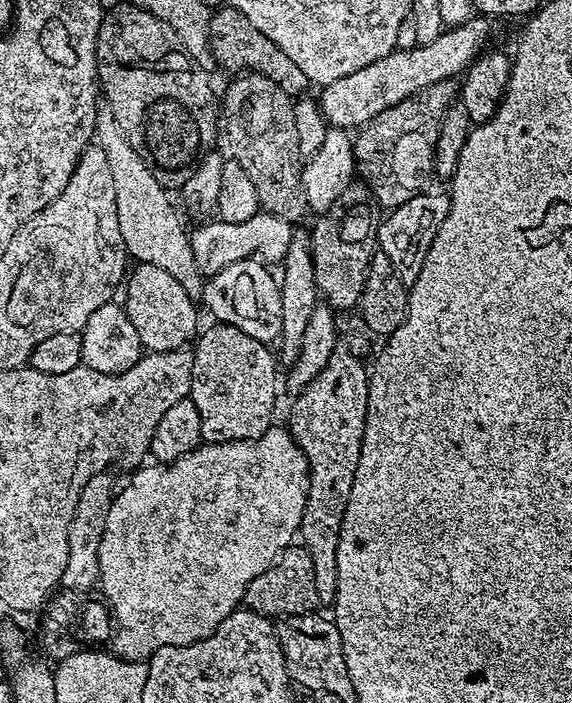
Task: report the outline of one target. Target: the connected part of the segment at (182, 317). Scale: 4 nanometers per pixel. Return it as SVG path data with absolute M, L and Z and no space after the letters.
M137 263L135 267L127 277L128 293L122 299L122 305L130 322L134 324L141 349L148 352L165 352L185 347L189 343L187 340L191 341L198 332L197 301L190 294L186 294L182 282L178 282L174 274L166 274L162 266Z

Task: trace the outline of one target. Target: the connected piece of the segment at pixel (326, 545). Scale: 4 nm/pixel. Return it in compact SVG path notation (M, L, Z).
M344 346L337 347L333 352L330 362L326 362L326 366L320 373L312 379L312 383L307 388L299 393L300 396L292 404L292 417L286 421L287 427L290 429L292 436L298 442L298 446L306 454L308 459L308 497L306 498L306 510L302 514L302 522L300 523L300 530L298 533L299 539L302 541L308 551L311 552L314 566L316 567L317 576L317 590L320 606L326 608L331 607L337 596L336 590L336 551L338 550L338 542L340 541L340 527L342 526L342 518L346 514L346 502L350 502L350 490L354 486L354 474L358 470L358 458L362 450L362 438L364 437L364 419L368 416L368 378L370 372L364 364L352 352L347 352Z

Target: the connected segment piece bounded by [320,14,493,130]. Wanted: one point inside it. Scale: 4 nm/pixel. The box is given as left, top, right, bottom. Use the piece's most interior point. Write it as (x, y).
(351, 102)

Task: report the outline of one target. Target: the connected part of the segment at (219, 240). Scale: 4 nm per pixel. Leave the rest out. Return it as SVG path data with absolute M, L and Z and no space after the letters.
M263 210L246 222L226 222L213 218L209 224L191 229L190 239L194 250L194 262L205 277L218 274L220 270L225 270L226 266L231 266L234 262L251 260L255 256L264 262L271 262L270 260L280 262L283 261L286 250L290 250L293 231L293 221L272 216Z

